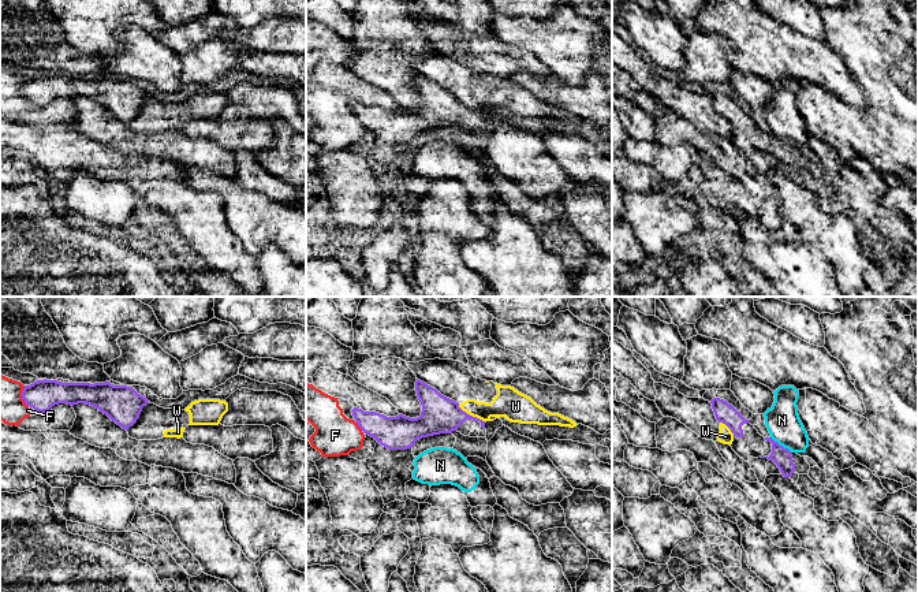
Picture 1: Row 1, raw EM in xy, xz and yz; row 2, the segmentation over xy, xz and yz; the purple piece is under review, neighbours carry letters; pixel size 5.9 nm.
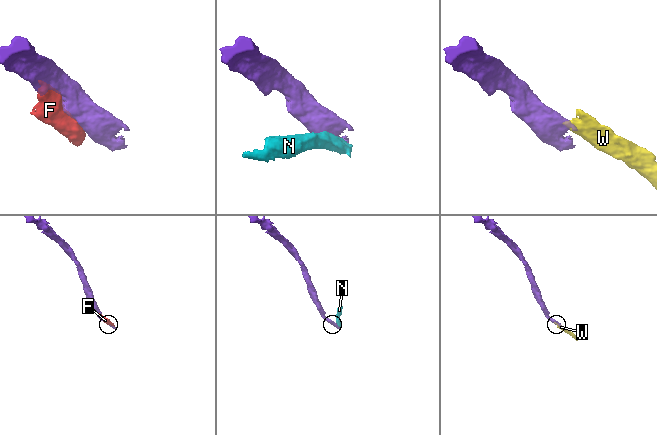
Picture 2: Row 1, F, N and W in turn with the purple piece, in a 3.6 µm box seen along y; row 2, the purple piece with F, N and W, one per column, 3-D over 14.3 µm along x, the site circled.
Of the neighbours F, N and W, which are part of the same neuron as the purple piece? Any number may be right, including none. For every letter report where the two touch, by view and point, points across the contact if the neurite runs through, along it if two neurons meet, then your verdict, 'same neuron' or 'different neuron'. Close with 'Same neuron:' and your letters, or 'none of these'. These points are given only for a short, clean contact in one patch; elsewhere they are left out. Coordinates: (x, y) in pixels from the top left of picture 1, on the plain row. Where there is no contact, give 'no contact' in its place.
F: contact xy (22, 90); different neuron
N: contact yz (779, 138); border yz (771, 130), (790, 145); different neuron
W: contact xz (471, 110); border xz (458, 97), (467, 107), (485, 115); different neuron
Same neuron: none of these

